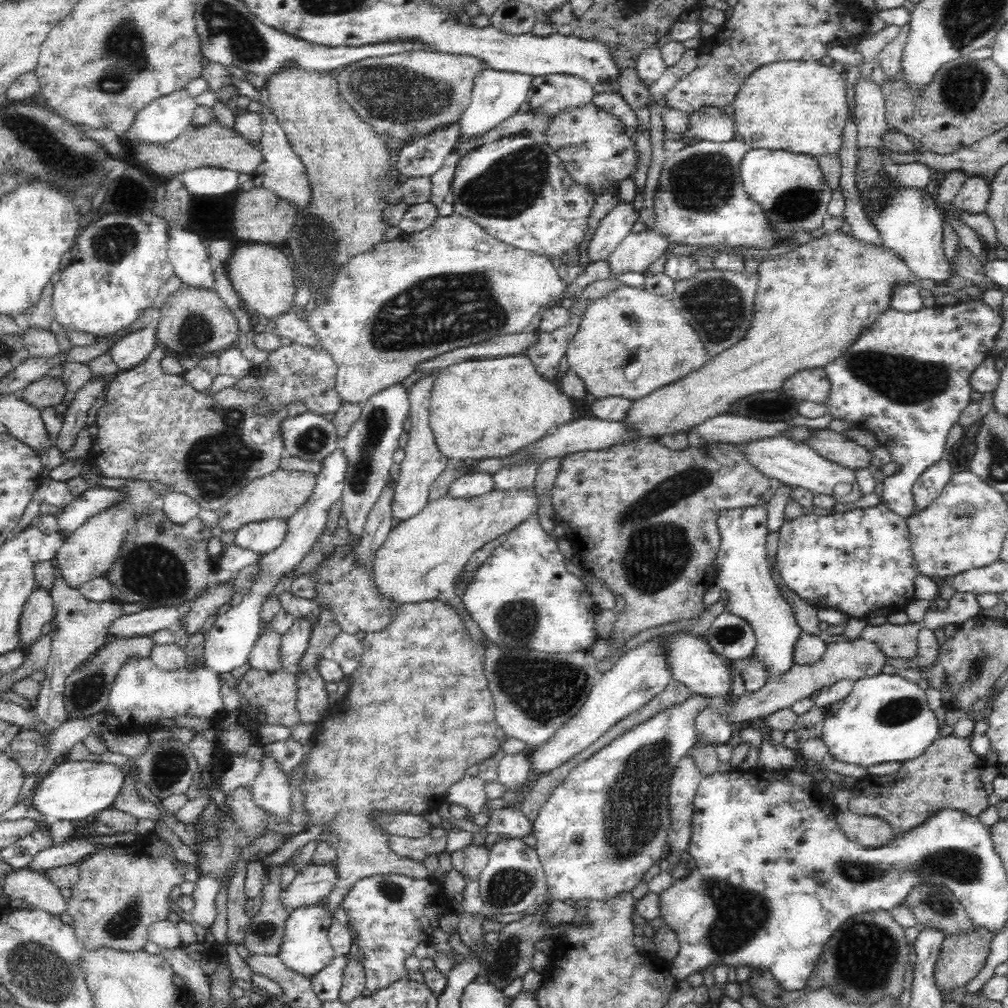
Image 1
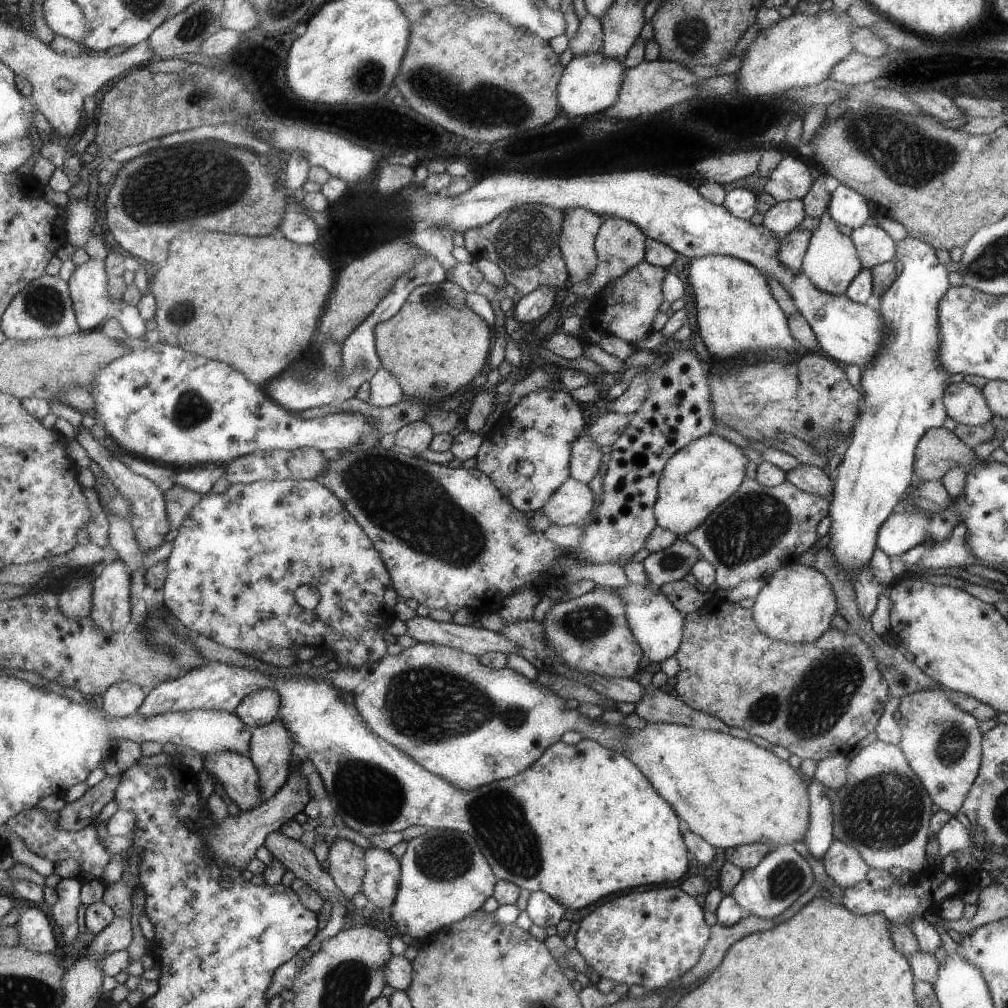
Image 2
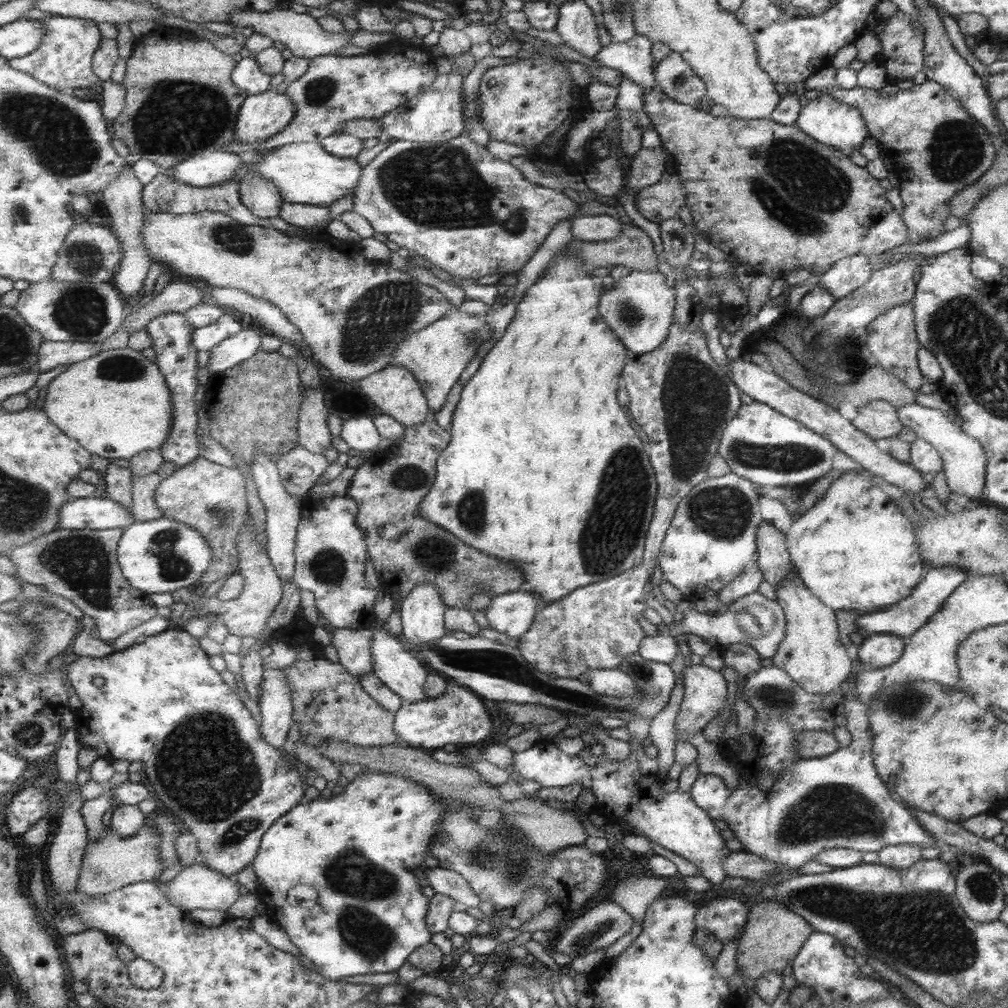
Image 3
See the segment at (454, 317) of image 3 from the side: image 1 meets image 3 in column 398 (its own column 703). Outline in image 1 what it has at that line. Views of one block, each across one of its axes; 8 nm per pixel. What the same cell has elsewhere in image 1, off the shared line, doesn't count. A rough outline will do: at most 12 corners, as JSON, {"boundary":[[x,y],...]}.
{"boundary":[[606,288],[566,358],[596,400],[708,364],[672,298]]}

